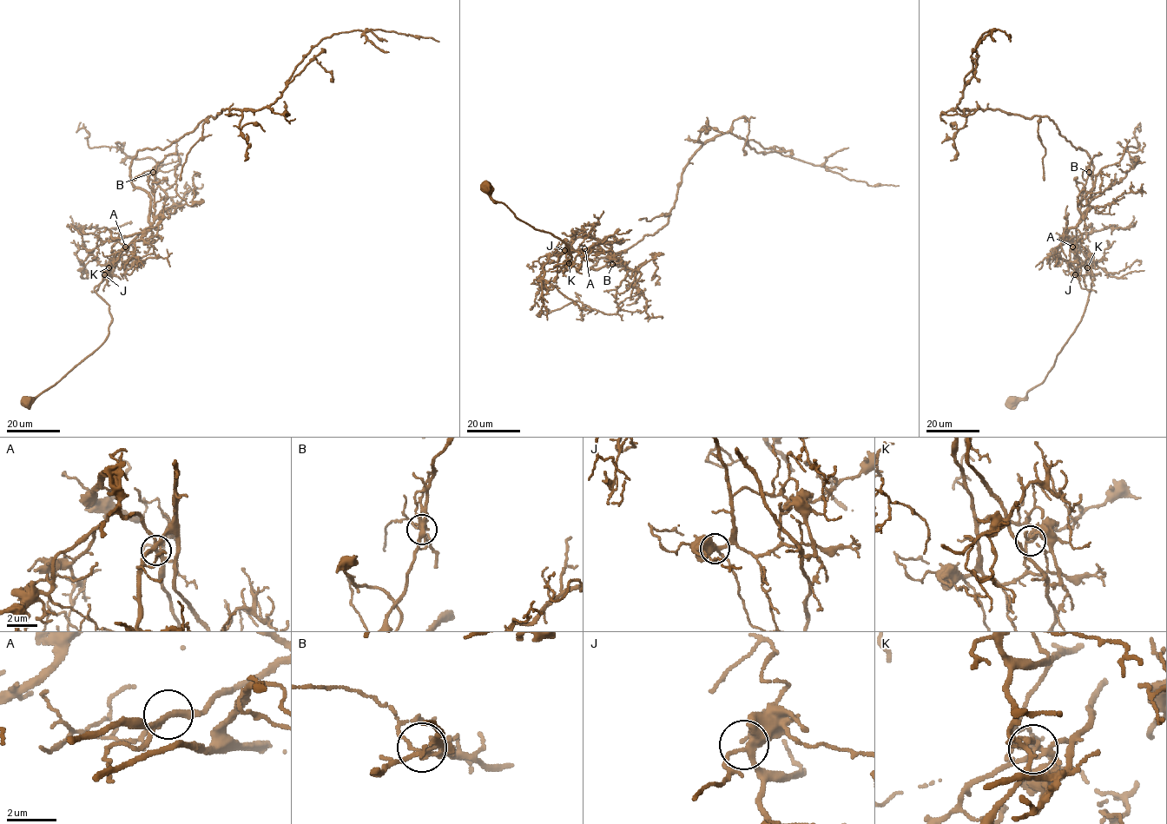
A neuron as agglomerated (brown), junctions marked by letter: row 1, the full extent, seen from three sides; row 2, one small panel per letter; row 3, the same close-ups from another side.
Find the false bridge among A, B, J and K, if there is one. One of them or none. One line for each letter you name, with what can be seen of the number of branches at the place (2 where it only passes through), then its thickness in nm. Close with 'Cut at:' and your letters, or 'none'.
K: Branches: 4. Thickness 170 nm
Cut at: K

